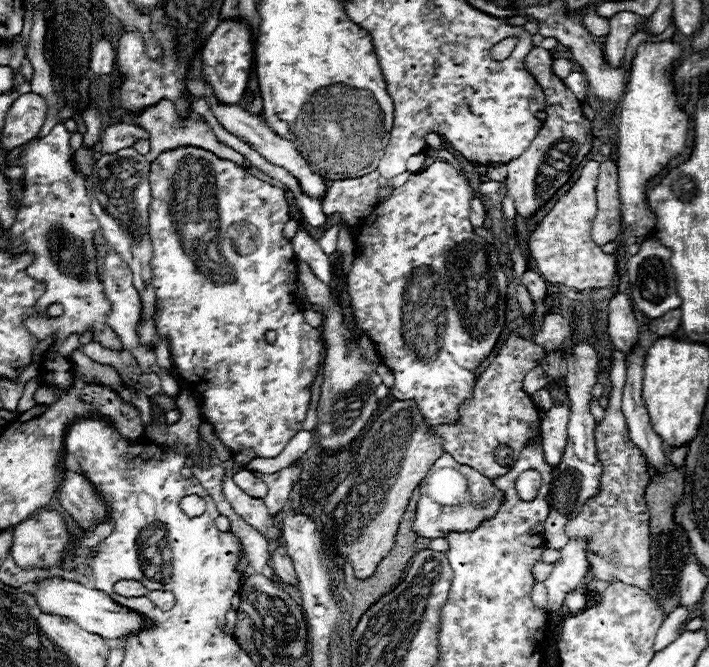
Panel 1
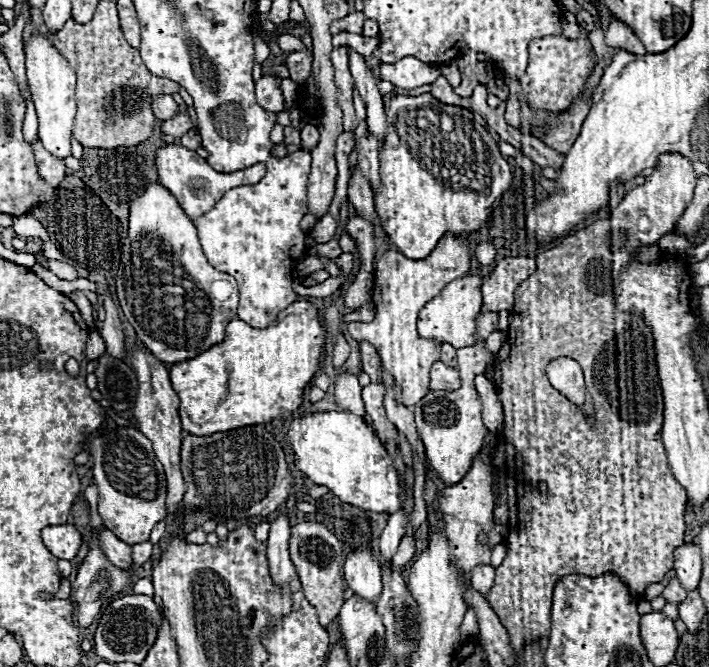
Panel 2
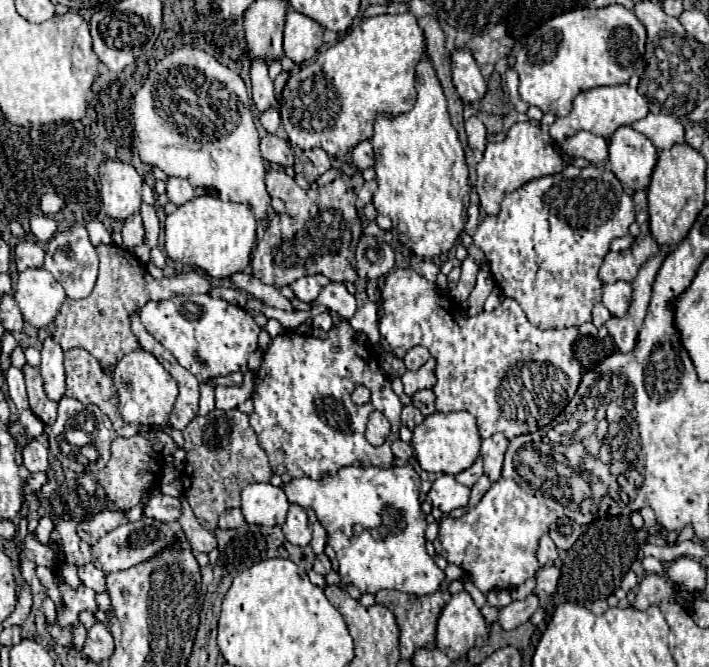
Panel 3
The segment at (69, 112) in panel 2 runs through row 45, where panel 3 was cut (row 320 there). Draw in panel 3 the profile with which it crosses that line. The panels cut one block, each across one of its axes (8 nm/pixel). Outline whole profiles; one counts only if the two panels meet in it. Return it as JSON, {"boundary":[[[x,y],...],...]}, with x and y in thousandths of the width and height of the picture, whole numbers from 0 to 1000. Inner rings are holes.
{"boundary":[[[37,402],[25,408],[20,450],[28,459],[34,480],[51,492],[68,489],[93,447],[90,432],[62,402]]]}

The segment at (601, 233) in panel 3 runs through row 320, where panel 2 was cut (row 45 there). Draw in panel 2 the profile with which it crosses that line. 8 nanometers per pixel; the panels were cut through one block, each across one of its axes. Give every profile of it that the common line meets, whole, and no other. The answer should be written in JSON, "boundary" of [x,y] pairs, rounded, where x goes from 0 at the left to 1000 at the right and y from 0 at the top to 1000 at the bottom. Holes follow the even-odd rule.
{"boundary":[[[824,45],[821,54],[812,60],[801,60],[793,54],[770,54],[770,57],[750,60],[745,105],[733,120],[745,156],[750,156],[750,162],[764,162],[773,168],[790,168],[801,162],[801,156],[824,132],[827,114],[832,111],[835,99],[838,93],[832,90],[832,63]]]}

